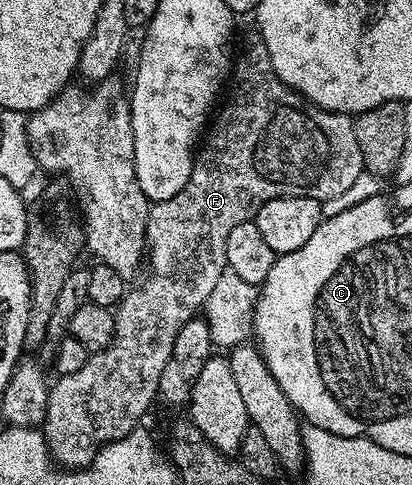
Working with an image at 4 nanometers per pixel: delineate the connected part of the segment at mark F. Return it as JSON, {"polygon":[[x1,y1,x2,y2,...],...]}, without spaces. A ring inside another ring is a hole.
{"polygon":[[252,37,252,40,245,45,244,52,241,55,239,52,235,56,234,66,230,71,230,86,227,88,226,98,223,100,223,103,219,110,215,112,214,118,211,120,210,126,203,136,202,146,197,150,196,158,192,160,190,181,186,181,186,185,182,185,182,189,178,189,178,193,174,193,174,197,170,197,161,203,151,204,148,208,148,224,144,234,148,279,142,280,137,287,129,286,125,290,124,298,116,304,114,308,116,336,112,338,112,343,106,349,91,352,86,365,82,365,82,369,78,369,78,373,59,376,51,384,42,430,44,432,44,440,48,442,48,452,52,454,52,458,56,460,57,464,65,469,88,466,89,463,94,461,94,457,105,443,118,441,141,426,140,418,151,409,152,402,154,404,157,402,160,394,162,369,166,369,166,361,170,361,170,349,174,349,174,337,178,337,178,329,182,329,182,325,186,325,186,321,193,319,197,312,205,306,207,298,210,297,210,293,214,290,214,285,218,282,218,277,221,276,222,271,226,268,224,261,226,237,230,237,231,231,237,225,249,222,255,216,258,208,266,201,274,201,278,197,310,197,311,199,321,201,330,197,338,197,338,193,344,192,345,189,350,189,350,185,354,185,354,181,358,181,358,177,365,174,362,149,358,149,358,133,356,132,353,116,316,107,310,100,293,91,290,85,282,82,278,77,278,73,274,73,274,65,270,61,270,53,259,37]]}

